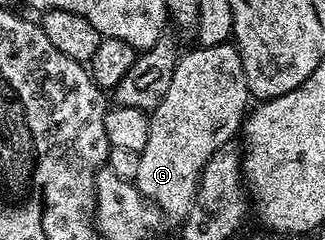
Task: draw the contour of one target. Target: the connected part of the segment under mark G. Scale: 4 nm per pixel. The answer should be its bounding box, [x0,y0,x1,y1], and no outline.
[134,43,252,223]

